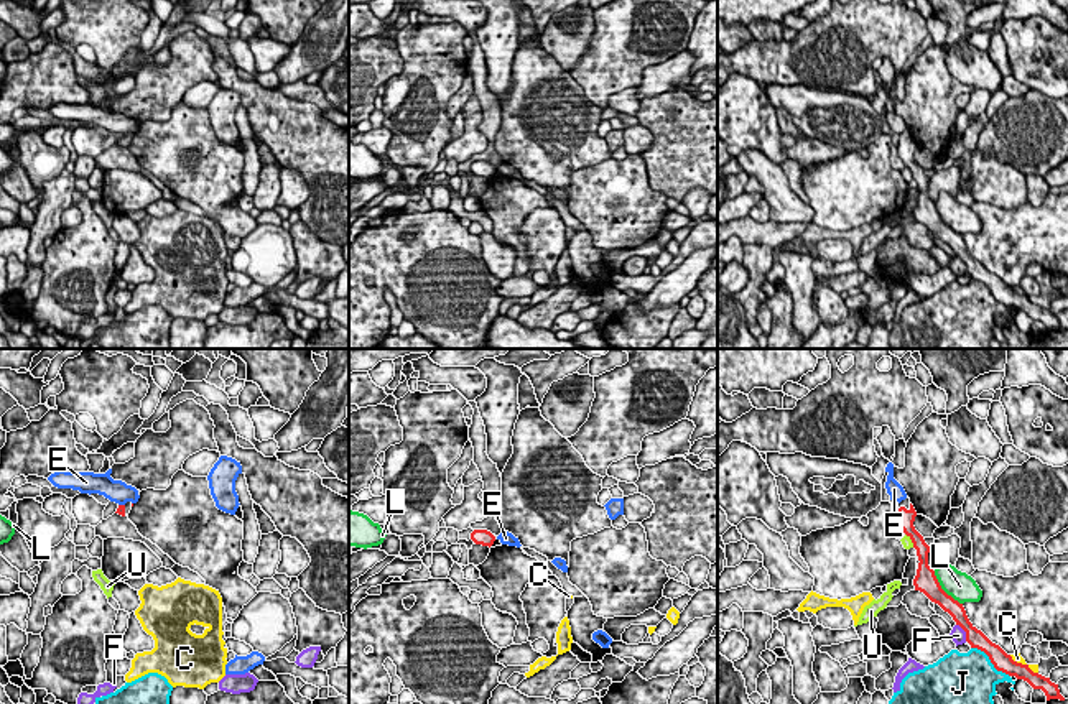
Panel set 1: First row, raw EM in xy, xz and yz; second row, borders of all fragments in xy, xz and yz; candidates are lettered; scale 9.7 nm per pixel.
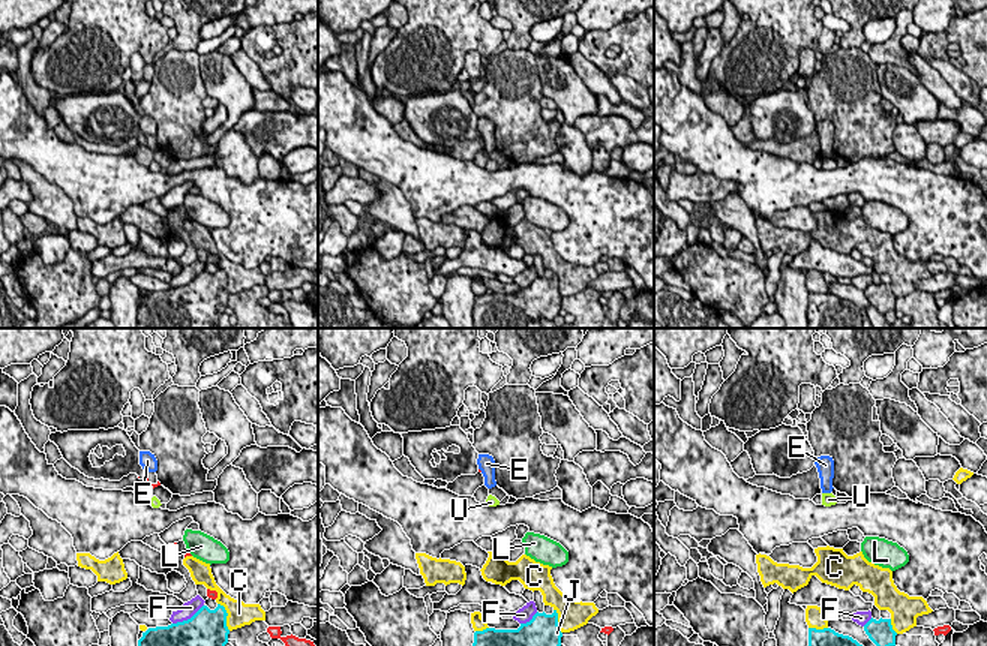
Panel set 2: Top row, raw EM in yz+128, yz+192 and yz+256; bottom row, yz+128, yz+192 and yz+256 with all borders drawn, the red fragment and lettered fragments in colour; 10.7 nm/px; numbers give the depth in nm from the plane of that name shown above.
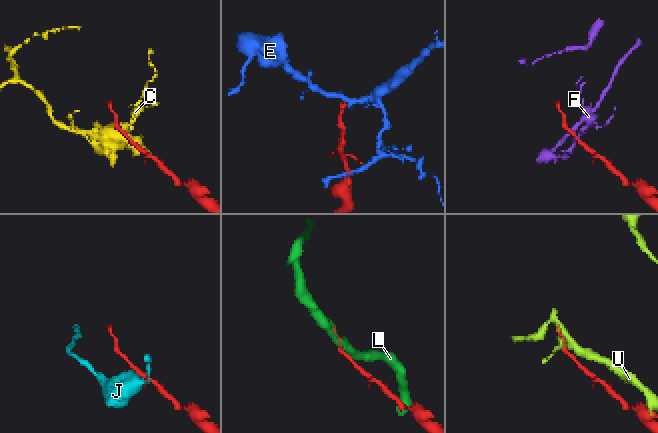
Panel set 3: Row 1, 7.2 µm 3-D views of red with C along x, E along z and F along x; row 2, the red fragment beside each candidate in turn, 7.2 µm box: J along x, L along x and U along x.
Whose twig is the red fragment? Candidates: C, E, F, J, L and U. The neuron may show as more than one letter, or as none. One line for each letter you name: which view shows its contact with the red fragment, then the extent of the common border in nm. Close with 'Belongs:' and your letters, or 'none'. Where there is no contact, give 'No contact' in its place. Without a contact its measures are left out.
Belongs: none

